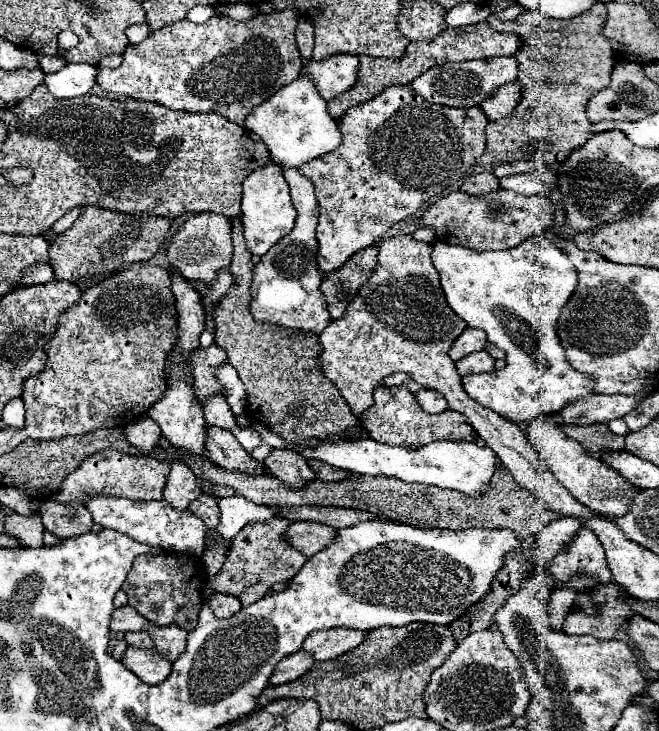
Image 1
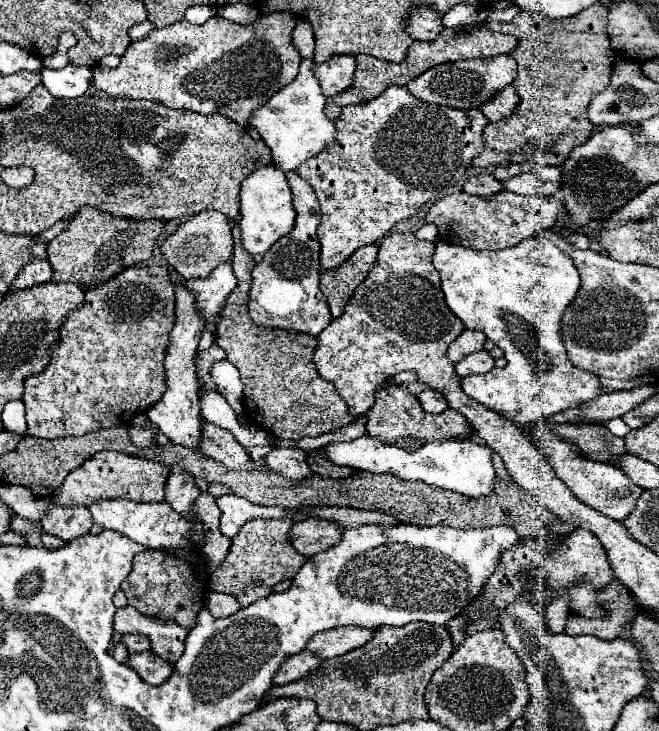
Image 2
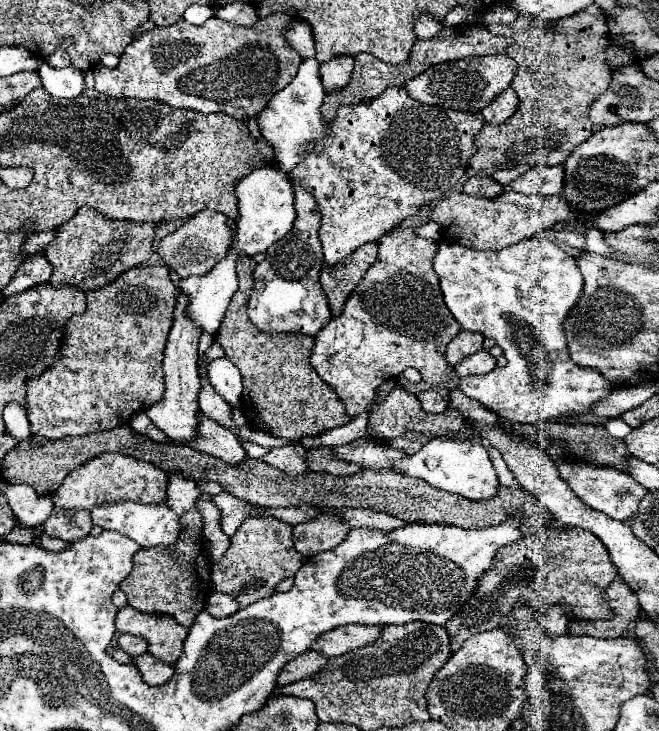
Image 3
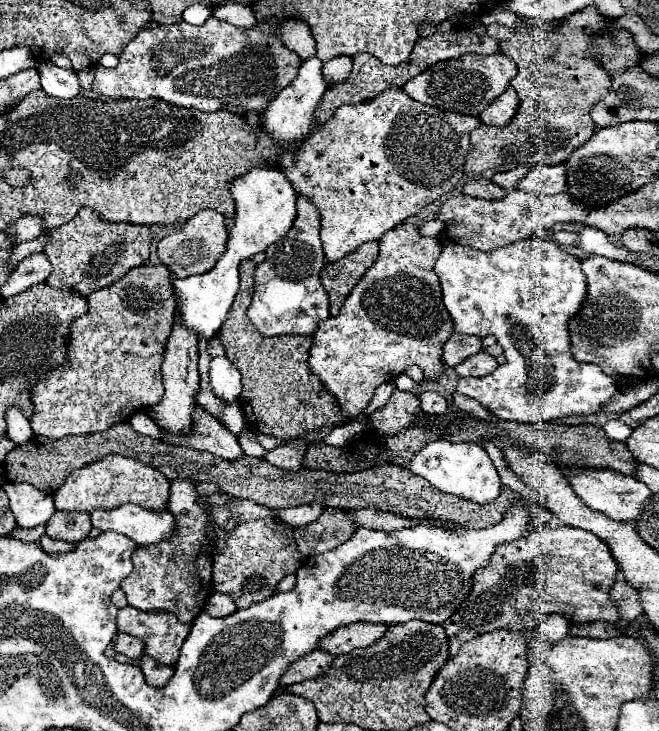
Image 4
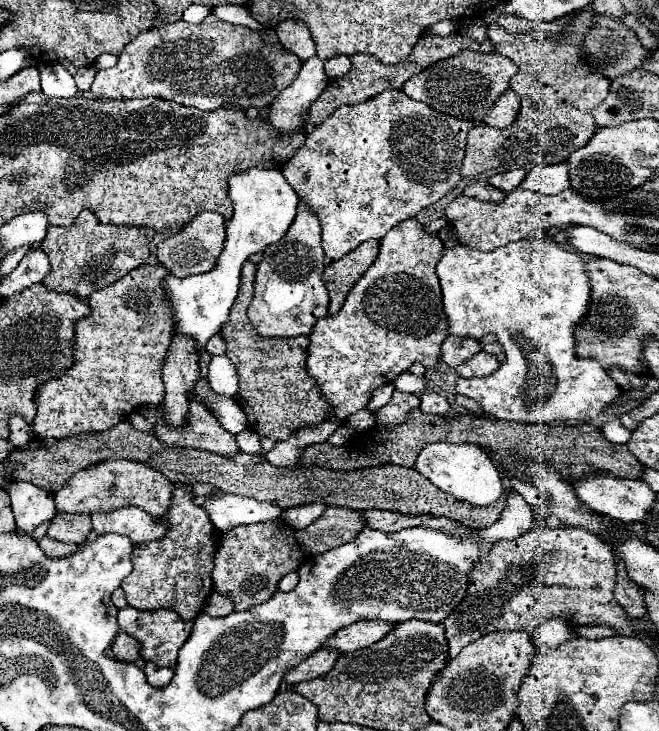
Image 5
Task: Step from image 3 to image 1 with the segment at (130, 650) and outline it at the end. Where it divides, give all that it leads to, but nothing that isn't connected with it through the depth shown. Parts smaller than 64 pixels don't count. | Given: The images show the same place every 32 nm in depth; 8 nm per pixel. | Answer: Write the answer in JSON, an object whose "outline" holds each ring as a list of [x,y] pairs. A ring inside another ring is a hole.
{"outline":[[[132,632],[132,634],[126,634],[124,640],[126,640],[126,644],[128,644],[130,648],[138,648],[138,650],[154,648],[154,642],[152,642],[152,638],[150,638],[146,632]]]}

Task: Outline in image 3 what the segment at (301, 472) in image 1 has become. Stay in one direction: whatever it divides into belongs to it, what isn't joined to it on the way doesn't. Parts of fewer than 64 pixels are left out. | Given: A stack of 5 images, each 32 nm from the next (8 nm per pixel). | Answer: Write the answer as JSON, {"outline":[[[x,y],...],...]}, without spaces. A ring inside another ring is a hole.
{"outline":[[[292,442],[286,448],[272,448],[264,456],[264,460],[270,466],[276,466],[290,476],[296,476],[296,474],[302,474],[302,472],[308,470],[306,462],[304,462],[304,456],[306,456],[306,448],[300,442]]]}

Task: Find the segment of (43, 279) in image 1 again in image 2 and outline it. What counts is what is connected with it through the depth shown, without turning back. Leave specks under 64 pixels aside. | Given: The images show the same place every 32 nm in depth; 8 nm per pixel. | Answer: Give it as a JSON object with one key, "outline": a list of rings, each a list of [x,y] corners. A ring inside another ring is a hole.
{"outline":[[[32,260],[32,264],[24,264],[24,268],[18,272],[18,276],[12,282],[12,286],[8,288],[8,292],[24,290],[24,288],[36,286],[36,284],[44,284],[50,278],[52,278],[50,262],[48,260]]]}

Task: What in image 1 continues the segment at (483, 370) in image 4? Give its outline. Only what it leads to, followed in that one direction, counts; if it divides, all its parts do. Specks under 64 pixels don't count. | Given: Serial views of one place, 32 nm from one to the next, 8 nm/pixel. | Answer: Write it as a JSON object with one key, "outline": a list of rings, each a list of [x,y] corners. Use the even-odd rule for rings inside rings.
{"outline":[[[480,350],[476,354],[468,354],[462,360],[458,360],[456,370],[460,376],[478,374],[478,372],[492,372],[494,370],[494,358],[486,350]]]}

